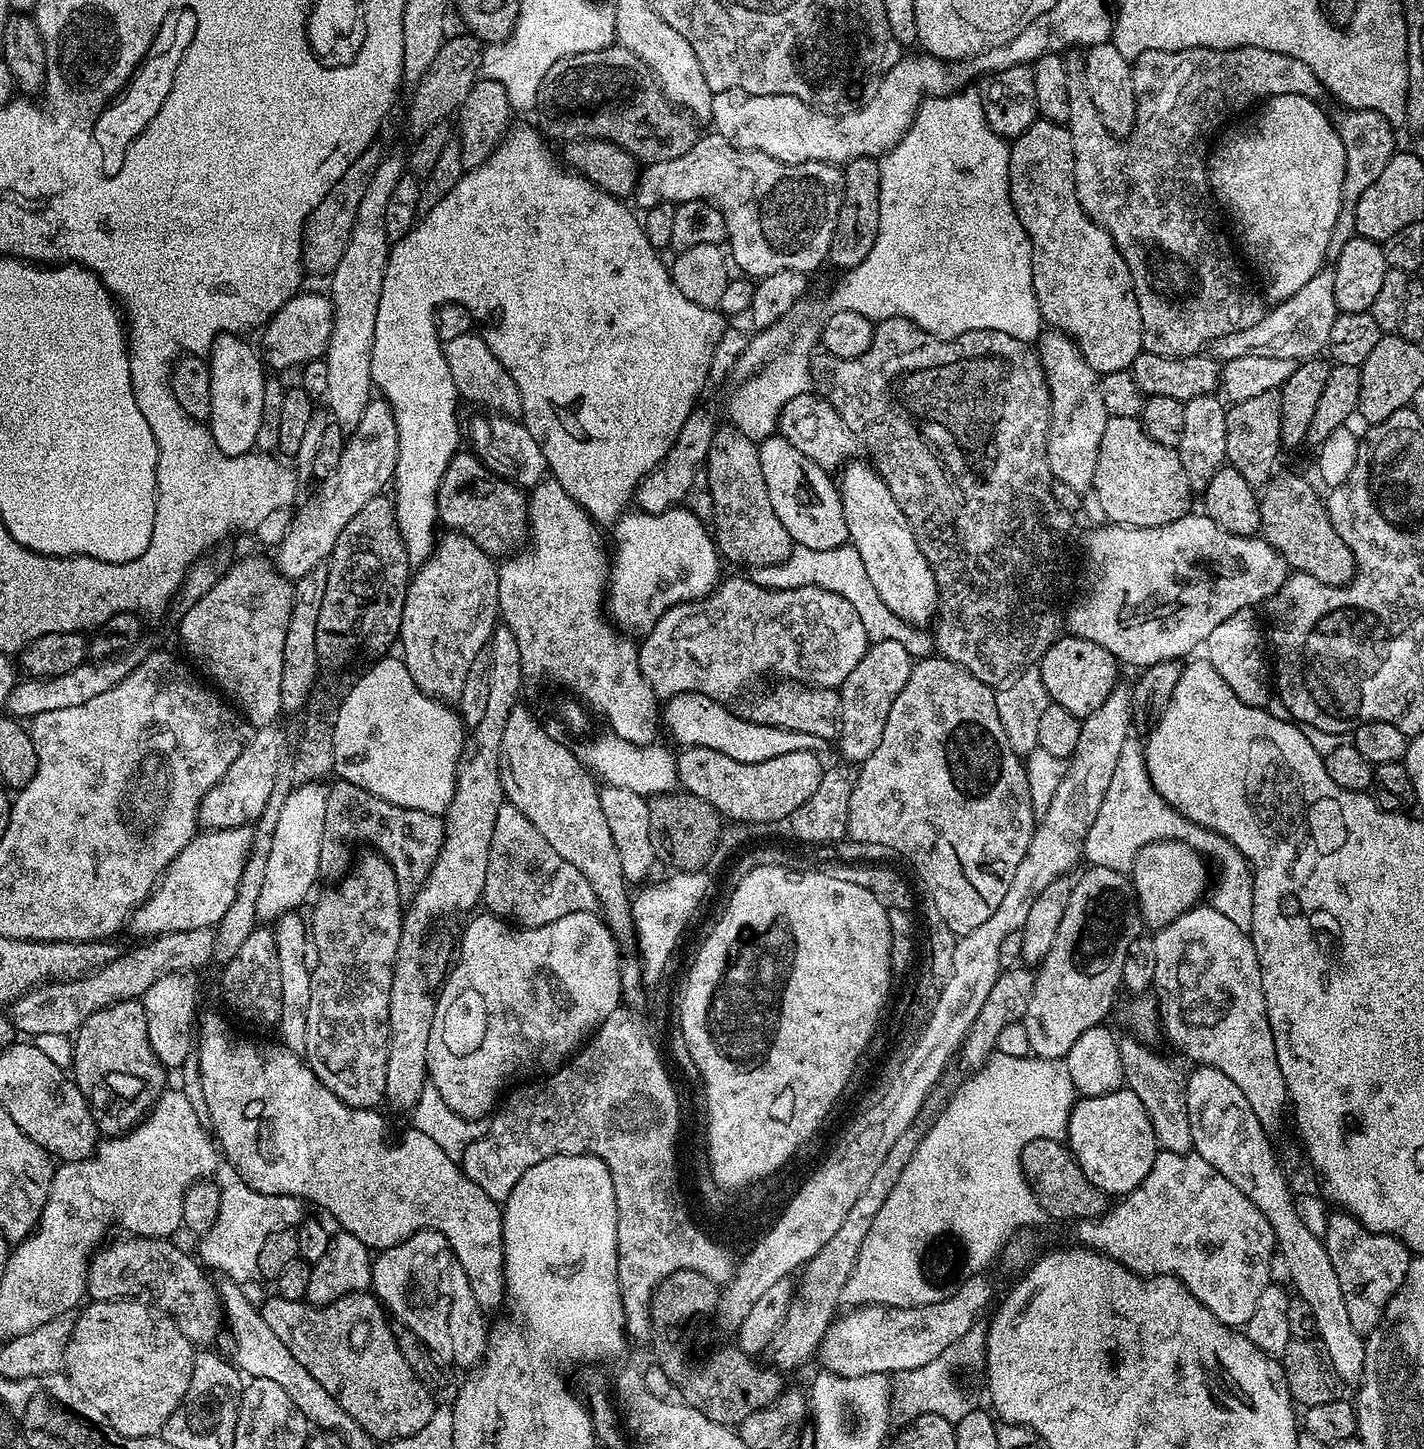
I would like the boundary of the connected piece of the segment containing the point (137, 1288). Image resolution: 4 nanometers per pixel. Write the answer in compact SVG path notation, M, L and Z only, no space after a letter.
M135 1234L124 1239L128 1240L116 1240L113 1244L105 1243L99 1250L93 1251L88 1262L87 1295L92 1300L135 1298L141 1302L151 1302L159 1311L172 1317L178 1330L182 1330L182 1334L186 1334L186 1338L191 1340L193 1345L211 1345L208 1343L222 1332L222 1301L217 1285L208 1281L209 1273L195 1259L192 1261L178 1245L172 1244L176 1242L171 1239Z

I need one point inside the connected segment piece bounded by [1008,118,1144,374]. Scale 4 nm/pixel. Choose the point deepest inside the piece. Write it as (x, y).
(1083, 287)

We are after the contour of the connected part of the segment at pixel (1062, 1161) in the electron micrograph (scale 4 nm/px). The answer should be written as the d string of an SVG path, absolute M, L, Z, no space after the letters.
M1034 1138L1026 1142L1020 1155L1020 1165L1047 1217L1072 1220L1071 1222L1095 1220L1096 1217L1103 1216L1110 1207L1109 1197L1099 1192L1090 1182L1090 1178L1082 1174L1082 1166L1068 1149L1067 1143L1050 1138Z

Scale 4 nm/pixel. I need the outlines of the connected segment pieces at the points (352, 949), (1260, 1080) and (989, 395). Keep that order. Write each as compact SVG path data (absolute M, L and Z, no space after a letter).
M368 850L368 853L347 874L341 875L337 888L324 892L320 901L312 908L312 920L310 916L310 944L314 949L314 963L311 965L312 981L310 982L310 1010L306 1014L306 1050L303 1055L306 1063L317 1078L342 1102L346 1102L351 1108L377 1107L376 1103L384 1100L386 1090L386 1054L388 1053L388 1019L390 1018L390 986L392 985L392 967L396 961L398 942L402 934L402 922L404 912L402 911L402 897L398 890L398 882L394 878L394 870L385 856L375 850Z
M1197 906L1182 913L1174 922L1159 929L1152 940L1152 984L1156 987L1158 1019L1163 1035L1180 1052L1185 1052L1200 1066L1217 1068L1242 1090L1246 1102L1258 1114L1262 1126L1269 1130L1289 1107L1286 1078L1278 1070L1278 1058L1274 1050L1274 1034L1266 1018L1266 1002L1262 994L1262 974L1258 966L1258 954L1252 945L1251 935L1245 929L1234 926L1226 914L1218 914L1210 906Z
M890 318L876 324L876 337L870 342L870 350L853 360L827 361L829 364L817 363L814 368L814 380L819 391L826 394L826 399L840 411L840 417L861 445L868 447L871 463L880 477L886 482L890 494L894 494L894 502L906 516L906 522L916 535L922 554L928 559L928 565L936 579L939 599L942 608L952 616L941 615L935 621L936 636L934 648L945 660L954 662L959 668L967 670L978 682L989 686L999 686L1005 680L1011 680L1017 672L1029 663L1028 660L1039 658L1052 643L1060 639L1067 627L1066 592L1074 584L1074 554L1070 542L1070 534L1074 526L1073 513L1061 510L1053 498L1052 486L1054 477L1048 468L1048 418L1050 405L1048 402L1048 383L1040 365L1040 358L1025 341L1010 338L1010 334L1002 334L998 330L974 330L953 340L942 340L923 332L914 322L906 318Z

